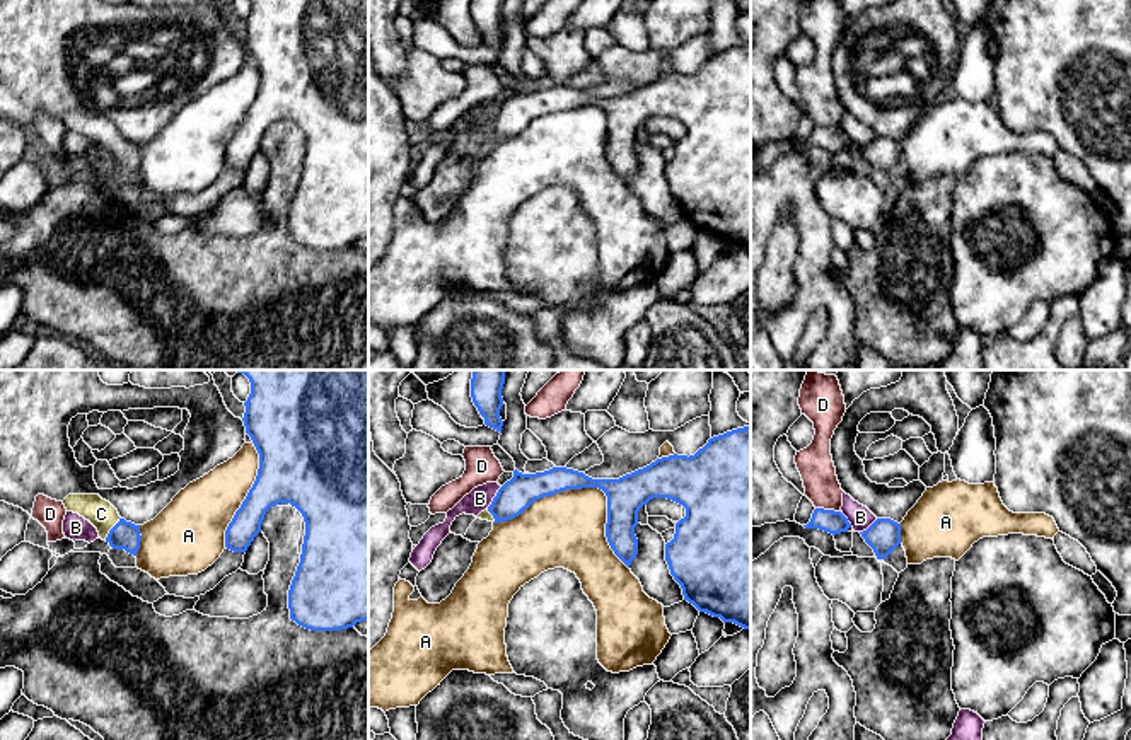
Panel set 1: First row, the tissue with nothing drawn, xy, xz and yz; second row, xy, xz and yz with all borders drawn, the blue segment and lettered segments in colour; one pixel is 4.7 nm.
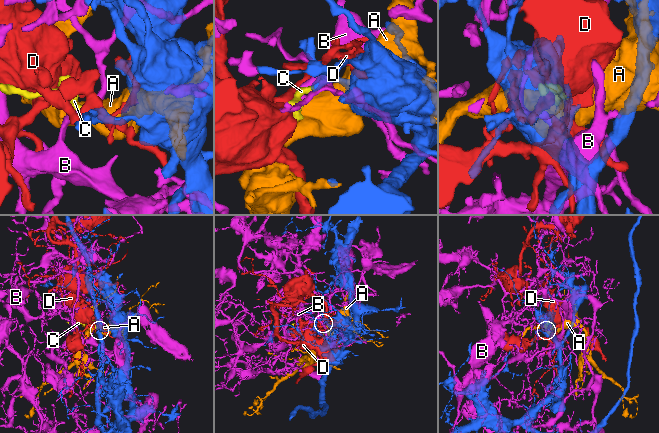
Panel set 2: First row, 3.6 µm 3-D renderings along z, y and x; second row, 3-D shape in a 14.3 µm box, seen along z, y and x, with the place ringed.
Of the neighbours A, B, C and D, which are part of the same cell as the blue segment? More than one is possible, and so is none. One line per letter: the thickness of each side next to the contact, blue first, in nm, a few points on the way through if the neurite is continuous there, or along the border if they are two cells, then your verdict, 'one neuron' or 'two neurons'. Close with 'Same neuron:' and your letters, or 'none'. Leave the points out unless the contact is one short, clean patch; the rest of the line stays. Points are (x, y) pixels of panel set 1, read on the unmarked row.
A: calibres 180 and 360 nm; two neurons
B: calibres 160 and 110 nm; two neurons
C: calibres 130 and 140 nm; way xy (125, 152), (111, 147), (101, 132); one neuron
D: calibres 110 and 170 nm; two neurons
Same neuron: C

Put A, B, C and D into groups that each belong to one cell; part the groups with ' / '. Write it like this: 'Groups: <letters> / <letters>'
Groups: A / B / C / D

